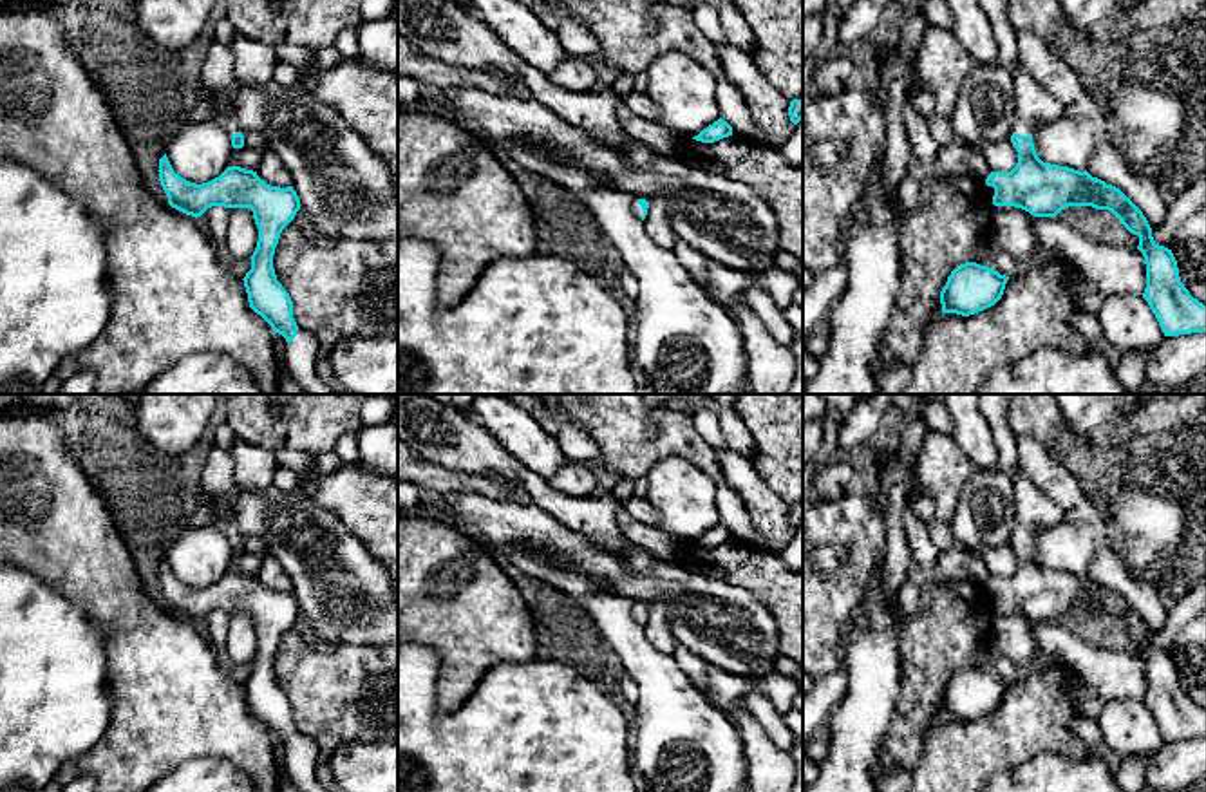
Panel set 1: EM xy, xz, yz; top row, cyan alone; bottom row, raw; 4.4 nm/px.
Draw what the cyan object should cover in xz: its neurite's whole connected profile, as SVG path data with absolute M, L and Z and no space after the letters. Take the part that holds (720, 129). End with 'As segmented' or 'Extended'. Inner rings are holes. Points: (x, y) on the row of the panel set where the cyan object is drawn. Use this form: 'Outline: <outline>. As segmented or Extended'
Outline: M720 118L718 121L714 121L707 128L703 128L693 139L702 141L702 143L714 143L714 141L720 141L720 139L729 137L729 136L732 136L732 127Z. As segmented

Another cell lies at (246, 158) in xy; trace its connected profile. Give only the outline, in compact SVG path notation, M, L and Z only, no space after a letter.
M268 145L264 148L233 148L230 152L230 166L240 166L246 170L257 170L264 152L268 150Z

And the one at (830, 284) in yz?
M859 197L841 219L837 264L817 273L814 286L803 293L803 336L812 335L824 325L832 304L844 293L848 284L848 246L862 231L868 221L868 201Z

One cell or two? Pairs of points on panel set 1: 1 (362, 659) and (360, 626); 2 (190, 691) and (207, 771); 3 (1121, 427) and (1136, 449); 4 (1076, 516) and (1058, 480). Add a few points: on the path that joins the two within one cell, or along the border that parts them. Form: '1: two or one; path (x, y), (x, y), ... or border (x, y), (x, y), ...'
1: two; border (320, 642), (375, 644), (378, 648)
2: two; border (244, 771), (217, 758), (187, 758), (169, 773)
3: one; path (1127, 433), (1132, 443)
4: one; path (1073, 507), (1064, 489)

